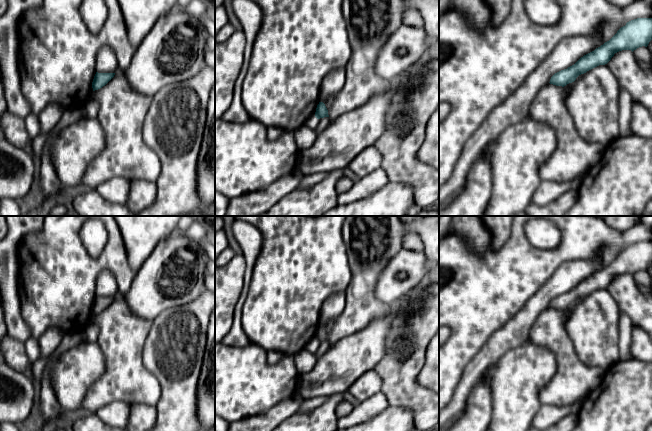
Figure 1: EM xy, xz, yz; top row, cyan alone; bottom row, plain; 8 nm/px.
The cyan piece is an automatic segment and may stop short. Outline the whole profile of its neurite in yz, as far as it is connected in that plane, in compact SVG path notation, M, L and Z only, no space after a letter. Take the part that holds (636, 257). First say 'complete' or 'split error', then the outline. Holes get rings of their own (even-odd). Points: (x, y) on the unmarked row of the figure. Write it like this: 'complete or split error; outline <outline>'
complete; outline M637 242L626 247L607 266L581 281L574 289L555 297L550 308L566 310L587 295L607 288L615 277L622 274L632 276L639 271L647 271L652 264L652 242Z

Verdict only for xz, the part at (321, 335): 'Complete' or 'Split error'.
Complete

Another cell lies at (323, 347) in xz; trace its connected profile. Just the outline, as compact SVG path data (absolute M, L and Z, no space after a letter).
M329 341L320 342L320 343L317 343L317 345L318 345L318 350L315 355L318 358L321 357L324 353L326 353L331 346Z

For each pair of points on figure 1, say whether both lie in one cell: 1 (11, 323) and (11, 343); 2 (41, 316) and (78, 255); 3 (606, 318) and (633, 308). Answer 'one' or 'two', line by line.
1: two
2: one
3: two

